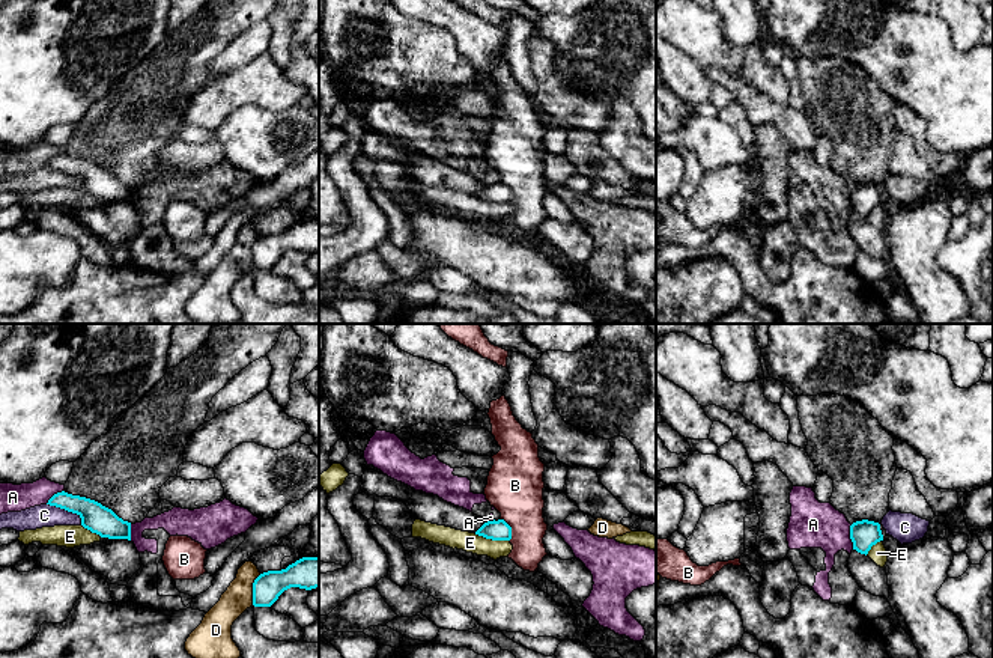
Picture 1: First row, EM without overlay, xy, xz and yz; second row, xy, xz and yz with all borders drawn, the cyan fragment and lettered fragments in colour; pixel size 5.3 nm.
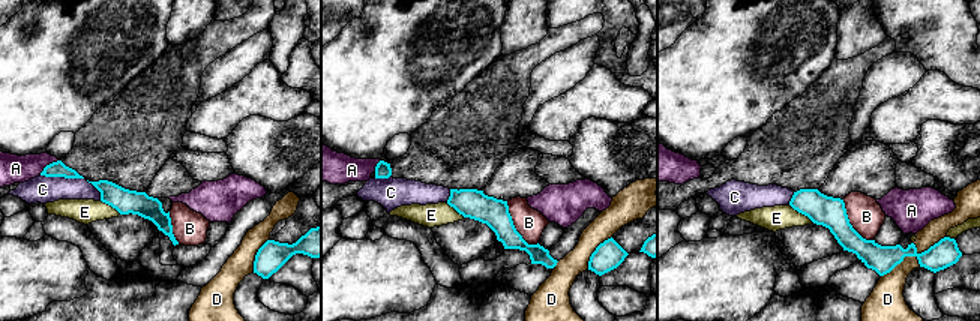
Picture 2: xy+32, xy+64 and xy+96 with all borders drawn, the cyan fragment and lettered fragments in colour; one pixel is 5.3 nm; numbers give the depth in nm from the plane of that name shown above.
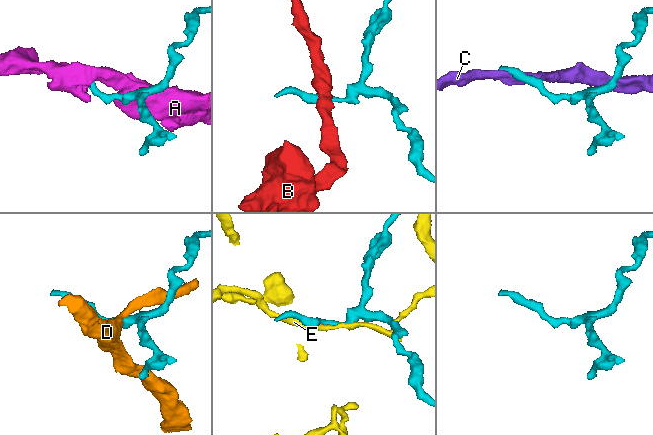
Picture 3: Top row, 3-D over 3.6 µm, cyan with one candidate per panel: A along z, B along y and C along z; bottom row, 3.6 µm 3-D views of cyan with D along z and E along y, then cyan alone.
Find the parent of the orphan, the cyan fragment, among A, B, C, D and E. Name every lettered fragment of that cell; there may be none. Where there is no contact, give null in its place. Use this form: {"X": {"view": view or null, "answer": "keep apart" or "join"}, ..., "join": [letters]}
{"A": {"view": "yz", "answer": "join"}, "B": {"view": "xz", "answer": "keep apart"}, "C": {"view": "xy", "answer": "keep apart"}, "D": {"view": "xy", "answer": "keep apart"}, "E": {"view": "xz", "answer": "keep apart"}, "join": ["A"]}

